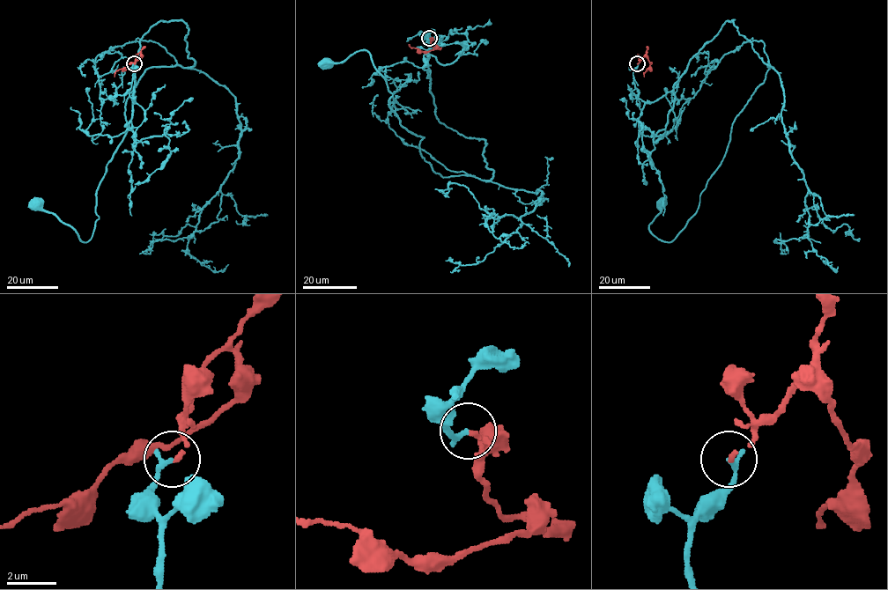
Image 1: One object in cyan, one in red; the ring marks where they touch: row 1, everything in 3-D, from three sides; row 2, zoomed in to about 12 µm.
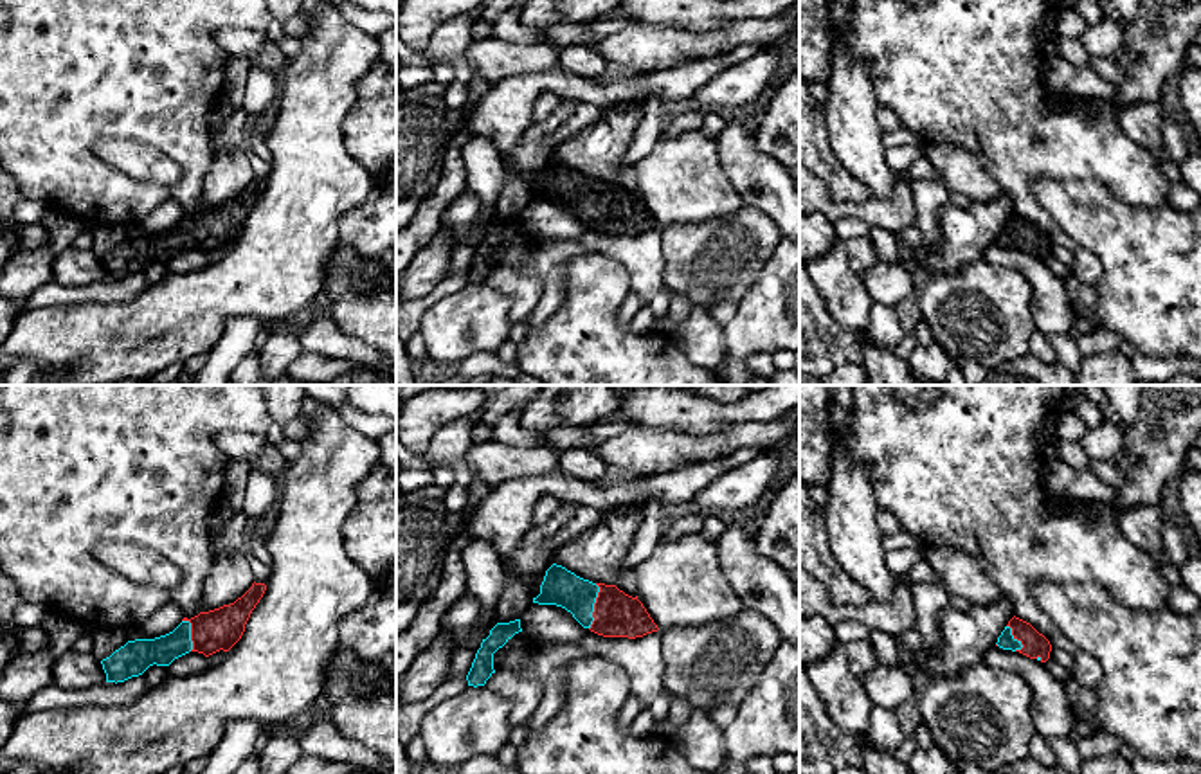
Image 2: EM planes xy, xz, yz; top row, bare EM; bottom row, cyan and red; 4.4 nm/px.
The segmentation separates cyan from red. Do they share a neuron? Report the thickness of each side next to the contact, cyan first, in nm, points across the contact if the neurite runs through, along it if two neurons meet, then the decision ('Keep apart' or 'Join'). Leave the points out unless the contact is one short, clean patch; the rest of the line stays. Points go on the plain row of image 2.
Thickness 170 nm (cyan) against 200 nm. Path across: xz (560, 184), (593, 204), (616, 211). Join

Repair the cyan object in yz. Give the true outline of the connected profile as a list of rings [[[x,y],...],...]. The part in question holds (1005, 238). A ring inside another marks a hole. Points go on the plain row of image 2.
[[[1016,212],[1008,218],[1005,227],[998,234],[996,243],[1019,248],[1041,259],[1046,259],[1052,248],[1050,238],[1043,230],[1039,230],[1030,220]]]

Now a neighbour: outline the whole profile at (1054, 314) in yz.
[[[996,241],[985,248],[981,259],[1017,270],[1032,284],[1030,313],[1037,331],[1046,337],[1071,337],[1077,331],[1077,308],[1070,299],[1064,281],[1052,274],[1044,259]]]

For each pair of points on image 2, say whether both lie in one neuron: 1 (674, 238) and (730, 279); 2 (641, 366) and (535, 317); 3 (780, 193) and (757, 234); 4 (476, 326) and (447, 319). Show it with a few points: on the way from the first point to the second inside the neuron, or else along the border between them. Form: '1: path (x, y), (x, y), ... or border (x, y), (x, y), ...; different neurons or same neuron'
1: path (688, 251), (703, 261), (715, 265); same neuron
2: border (562, 281), (562, 303), (530, 332); different neurons
3: border (744, 204), (760, 209), (780, 231); different neurons
4: path (469, 323), (454, 323); same neuron

